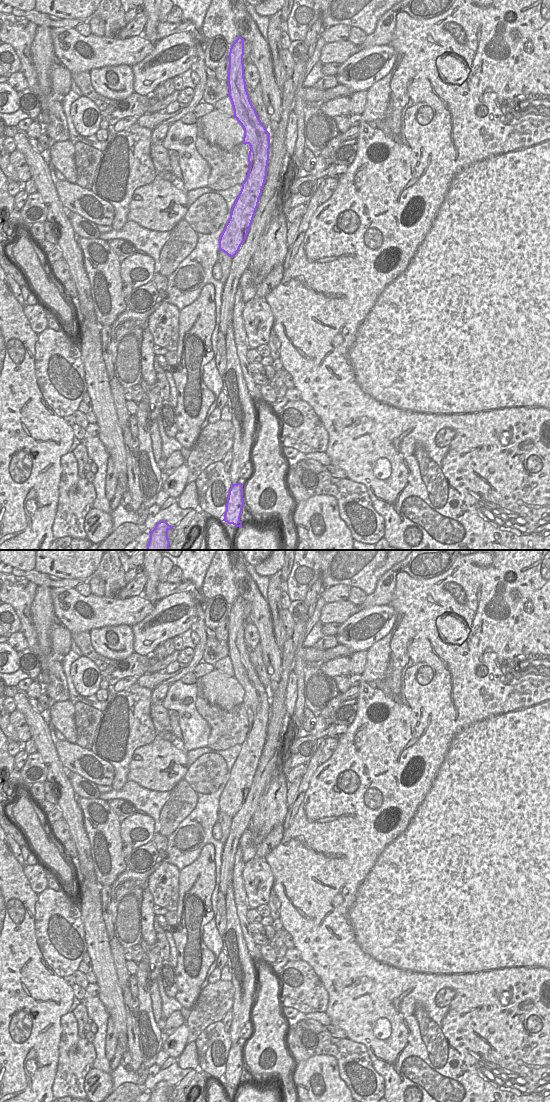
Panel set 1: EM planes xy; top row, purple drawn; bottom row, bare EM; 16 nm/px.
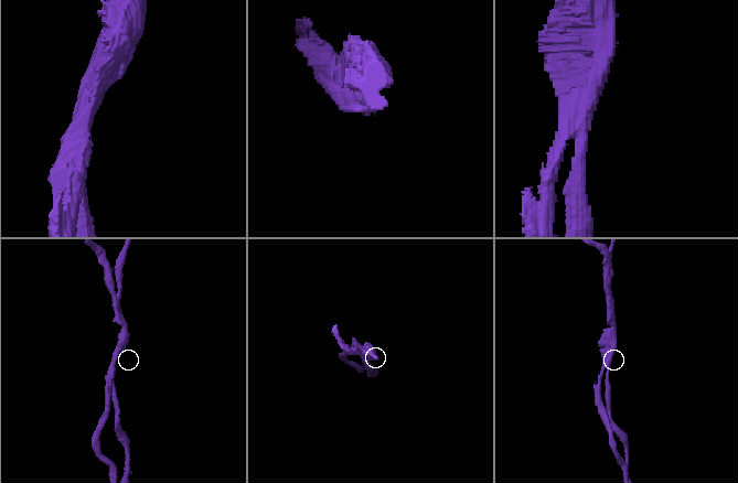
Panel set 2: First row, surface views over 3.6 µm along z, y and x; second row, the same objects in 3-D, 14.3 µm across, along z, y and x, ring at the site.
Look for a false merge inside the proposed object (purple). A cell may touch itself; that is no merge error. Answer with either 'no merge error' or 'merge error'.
merge error

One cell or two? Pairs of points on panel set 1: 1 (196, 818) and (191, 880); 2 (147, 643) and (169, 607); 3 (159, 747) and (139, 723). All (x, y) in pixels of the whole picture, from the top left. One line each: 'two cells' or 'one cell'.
1: two cells
2: one cell
3: two cells

